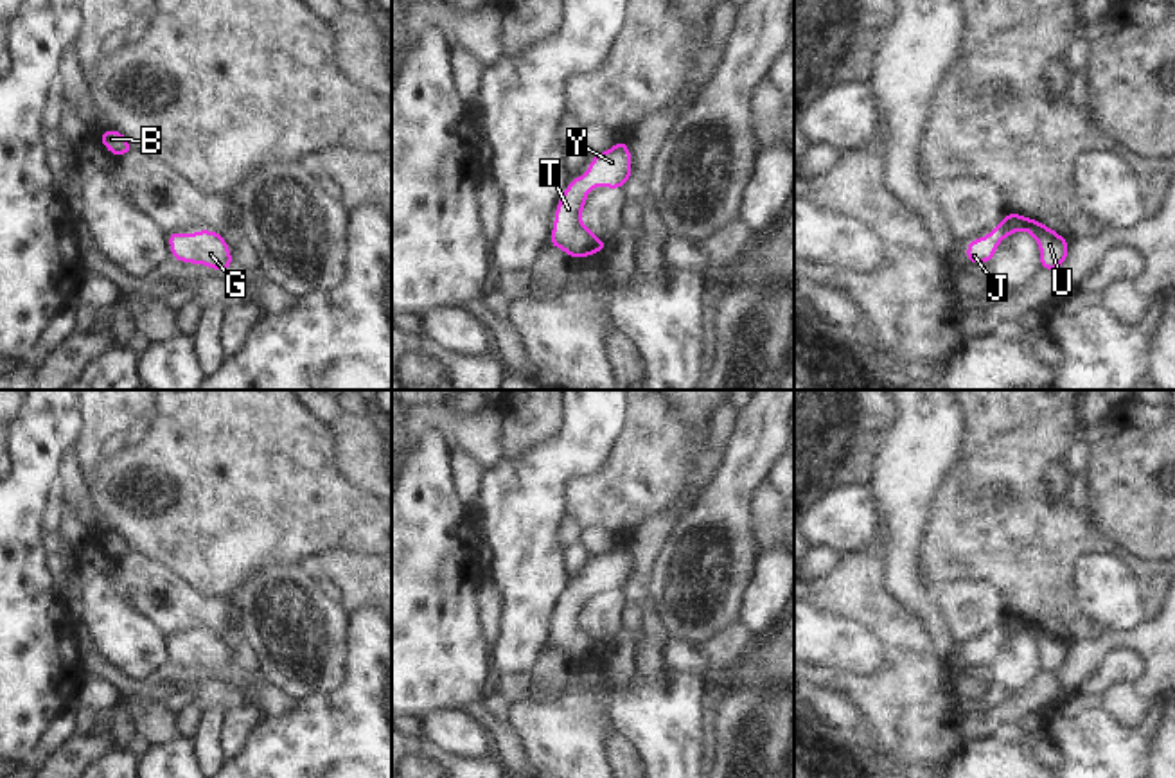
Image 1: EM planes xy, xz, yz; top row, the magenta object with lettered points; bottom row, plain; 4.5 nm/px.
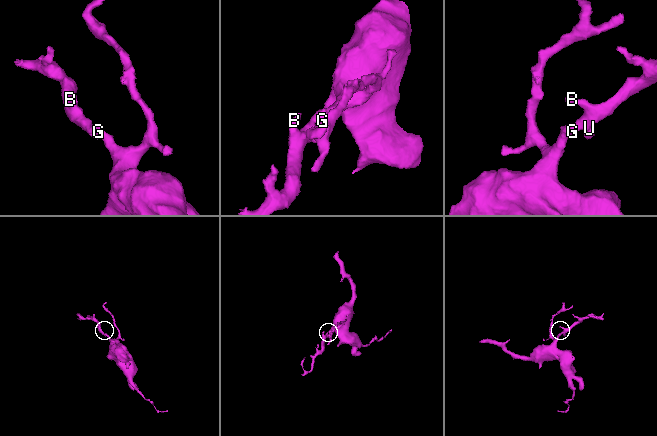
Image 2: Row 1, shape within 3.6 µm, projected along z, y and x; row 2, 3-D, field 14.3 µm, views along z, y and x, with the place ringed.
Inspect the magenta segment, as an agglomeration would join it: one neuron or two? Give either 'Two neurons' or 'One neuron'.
One neuron

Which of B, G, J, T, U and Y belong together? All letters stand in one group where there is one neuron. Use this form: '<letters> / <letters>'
B G J T U Y

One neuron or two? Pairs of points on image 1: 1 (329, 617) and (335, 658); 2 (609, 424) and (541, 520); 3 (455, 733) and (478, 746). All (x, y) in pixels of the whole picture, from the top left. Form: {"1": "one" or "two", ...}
{"1": "one", "2": "one", "3": "one"}

